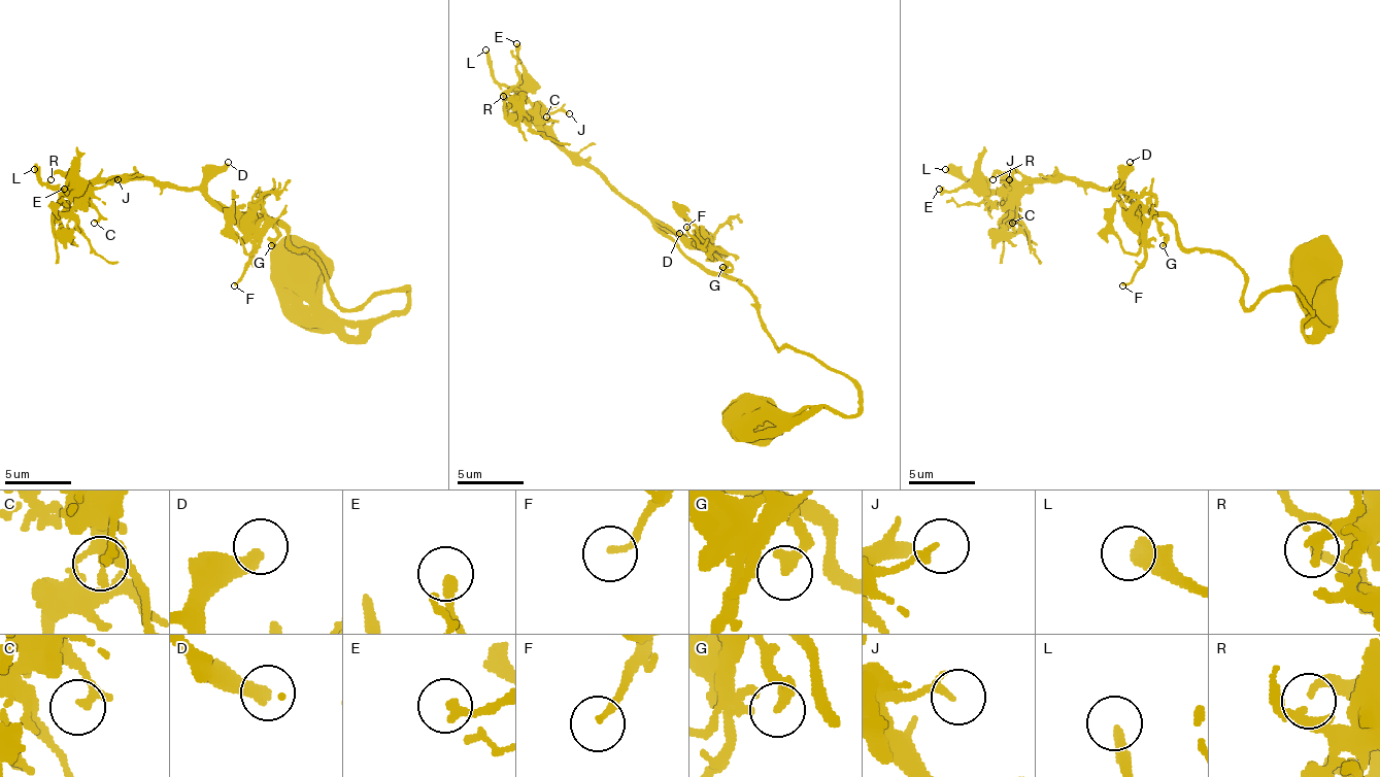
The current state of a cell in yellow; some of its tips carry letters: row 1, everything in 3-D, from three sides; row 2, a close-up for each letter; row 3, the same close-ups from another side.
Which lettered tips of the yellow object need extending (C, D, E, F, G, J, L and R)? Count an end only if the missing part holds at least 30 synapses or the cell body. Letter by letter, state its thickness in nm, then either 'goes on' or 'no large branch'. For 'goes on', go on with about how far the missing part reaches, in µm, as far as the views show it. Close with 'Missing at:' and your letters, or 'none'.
C: calibre 240 nm; no large branch
D: calibre 400 nm; goes on; missing 60 µm
E: calibre 240 nm; no large branch
F: calibre 150 nm; no large branch
G: calibre 320 nm; no large branch
J: calibre 200 nm; no large branch
L: calibre 360 nm; no large branch
R: calibre 240 nm; no large branch
Missing at: D

